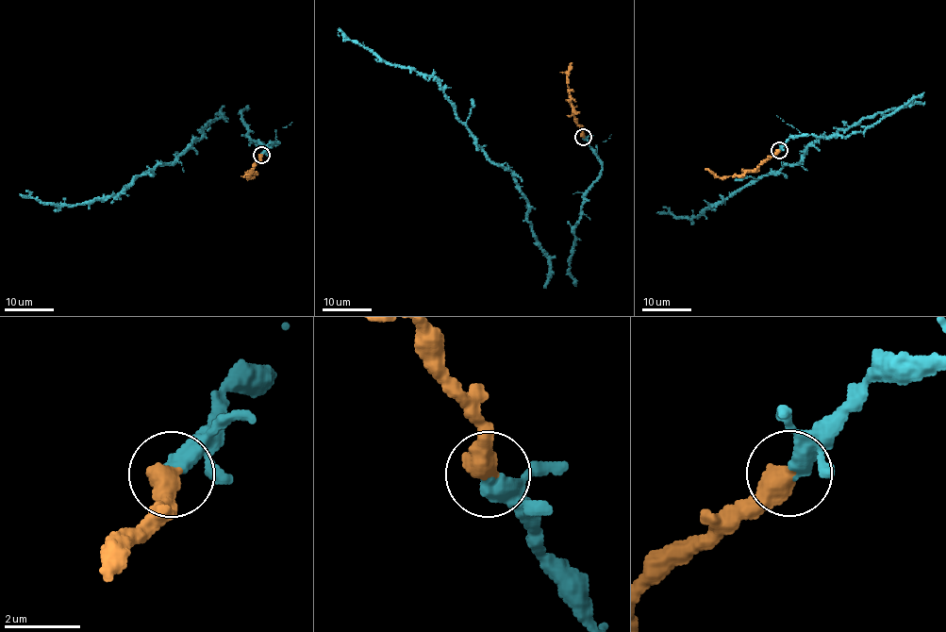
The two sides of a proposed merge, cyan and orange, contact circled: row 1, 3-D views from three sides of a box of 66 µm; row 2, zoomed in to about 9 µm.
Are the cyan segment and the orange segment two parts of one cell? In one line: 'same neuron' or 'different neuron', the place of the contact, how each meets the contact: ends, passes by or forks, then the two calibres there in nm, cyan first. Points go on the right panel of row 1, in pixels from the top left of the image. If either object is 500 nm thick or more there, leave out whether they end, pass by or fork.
same neuron; place (779, 150); calibres 460 and 550 nm

